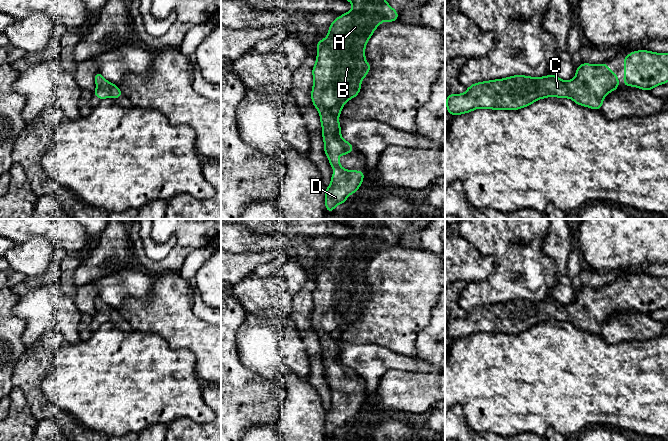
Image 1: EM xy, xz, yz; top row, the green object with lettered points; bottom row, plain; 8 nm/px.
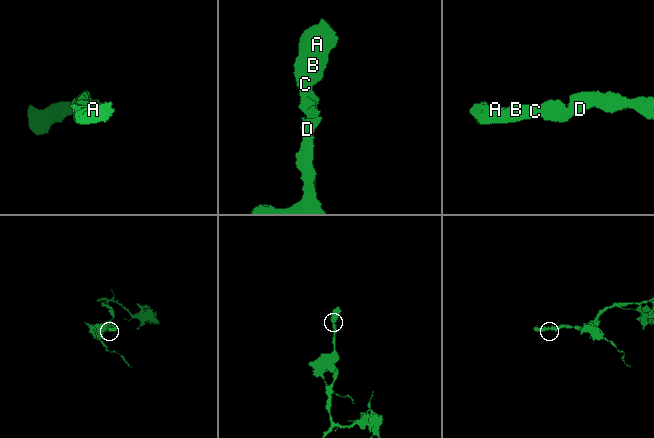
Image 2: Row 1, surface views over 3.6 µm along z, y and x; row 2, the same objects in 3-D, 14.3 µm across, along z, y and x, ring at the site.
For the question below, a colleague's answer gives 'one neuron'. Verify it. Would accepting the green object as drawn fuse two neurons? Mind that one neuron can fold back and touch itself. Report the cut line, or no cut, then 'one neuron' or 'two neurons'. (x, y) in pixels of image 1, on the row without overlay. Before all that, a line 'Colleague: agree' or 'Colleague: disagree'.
Colleague: agree
no cut | one neuron

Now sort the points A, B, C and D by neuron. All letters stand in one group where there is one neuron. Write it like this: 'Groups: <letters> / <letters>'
Groups: A B C D

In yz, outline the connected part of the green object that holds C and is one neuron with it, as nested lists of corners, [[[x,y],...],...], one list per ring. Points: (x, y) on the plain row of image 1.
[[[583,287],[576,292],[576,300],[564,305],[550,298],[545,301],[529,301],[514,299],[504,303],[496,303],[474,307],[463,318],[450,318],[445,324],[447,335],[455,340],[465,338],[475,333],[505,333],[517,334],[547,321],[571,322],[576,328],[599,334],[606,319],[619,311],[618,300],[605,287],[592,289]]]

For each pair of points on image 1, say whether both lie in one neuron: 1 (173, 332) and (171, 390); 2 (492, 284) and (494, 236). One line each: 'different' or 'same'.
1: different
2: same

